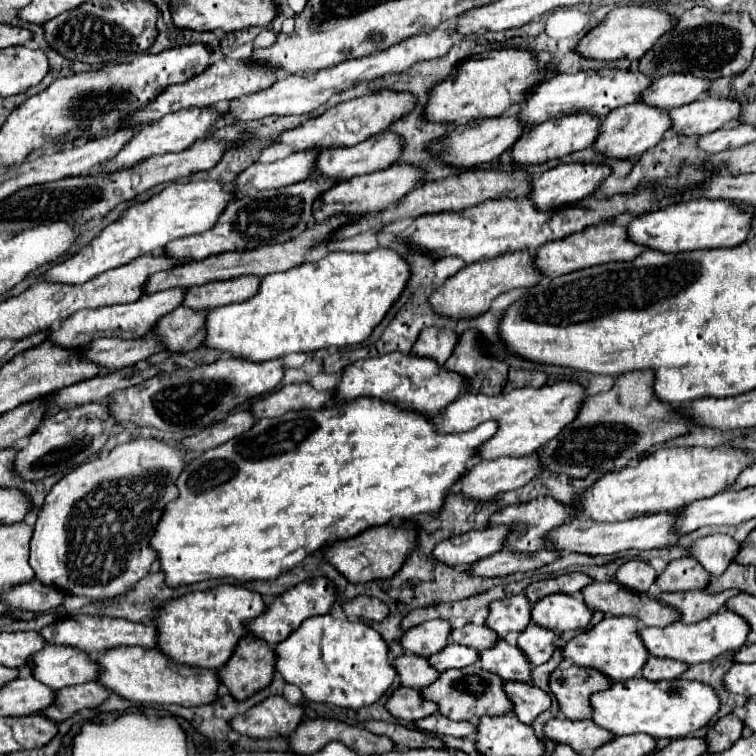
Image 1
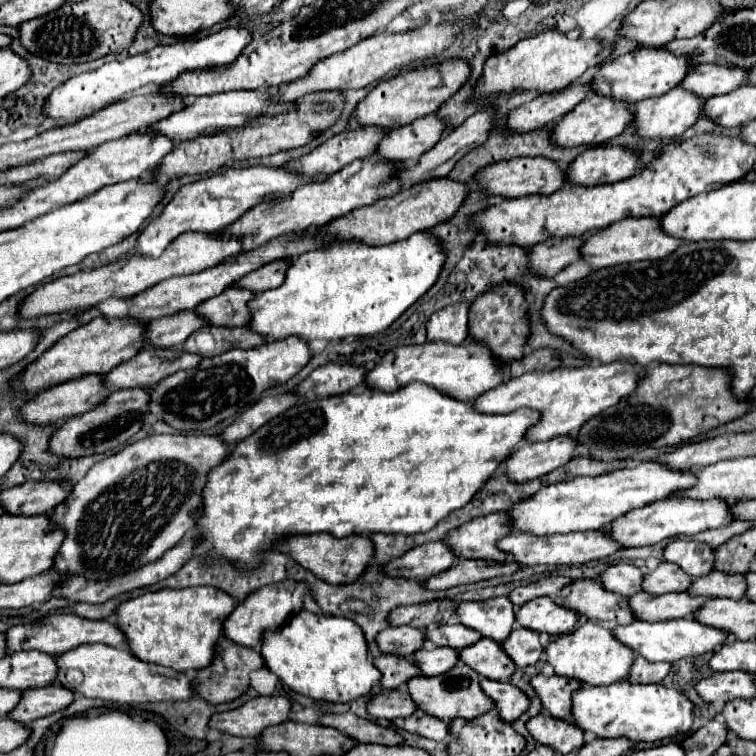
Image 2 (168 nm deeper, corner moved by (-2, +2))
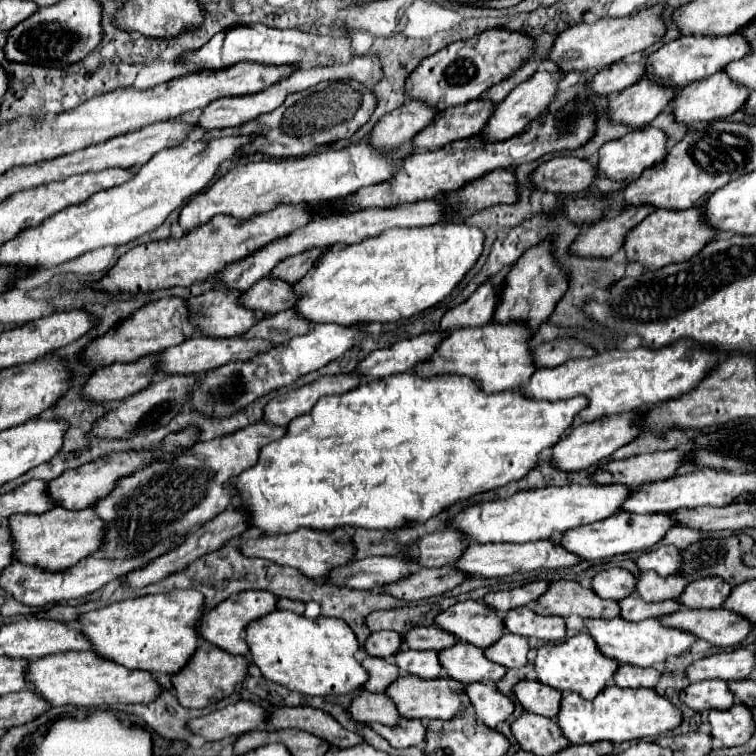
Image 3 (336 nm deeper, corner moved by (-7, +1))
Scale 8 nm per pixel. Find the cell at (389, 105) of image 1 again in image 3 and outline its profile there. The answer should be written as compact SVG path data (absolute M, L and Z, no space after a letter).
M507 29L483 31L481 35L451 43L435 55L425 57L421 65L411 73L409 81L405 81L405 89L409 89L409 99L423 101L435 111L463 105L471 99L479 99L485 89L509 77L529 55L531 47L533 41L519 33L511 33Z

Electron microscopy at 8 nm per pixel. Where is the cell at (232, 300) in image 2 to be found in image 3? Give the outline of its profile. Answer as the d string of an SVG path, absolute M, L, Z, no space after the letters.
M265 277L257 281L249 291L241 295L241 305L247 309L257 309L265 315L277 315L287 311L295 303L295 293L289 283Z

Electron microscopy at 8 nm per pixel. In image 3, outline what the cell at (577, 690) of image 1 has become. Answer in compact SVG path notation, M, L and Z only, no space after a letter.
M519 681L515 687L515 697L521 701L525 711L537 713L549 719L555 719L559 709L561 709L561 691L559 689L549 689L547 685L541 685L539 681Z

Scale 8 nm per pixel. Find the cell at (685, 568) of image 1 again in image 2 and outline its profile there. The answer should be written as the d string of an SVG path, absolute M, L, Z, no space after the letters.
M660 562L660 566L654 572L644 574L642 590L654 596L660 596L668 592L684 592L688 590L688 584L690 584L690 576L686 572L680 572L676 564Z

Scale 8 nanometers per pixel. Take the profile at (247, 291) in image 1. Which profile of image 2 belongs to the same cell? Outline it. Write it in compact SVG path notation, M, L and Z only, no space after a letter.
M278 260L278 262L266 264L264 268L258 268L256 272L250 272L246 278L238 280L234 286L248 288L248 290L260 294L260 292L264 292L264 290L278 288L278 286L284 282L284 276L286 276L286 270L288 270L288 268L290 268L290 262Z

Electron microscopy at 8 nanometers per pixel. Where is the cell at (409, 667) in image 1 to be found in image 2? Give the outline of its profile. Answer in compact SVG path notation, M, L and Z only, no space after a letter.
M378 656L374 658L374 666L382 672L380 684L386 690L402 688L406 680L420 674L420 670L412 664L412 660L406 660L402 656Z

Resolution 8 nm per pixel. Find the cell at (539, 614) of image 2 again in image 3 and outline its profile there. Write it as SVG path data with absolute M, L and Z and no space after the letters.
M517 607L505 615L505 629L523 637L537 637L541 641L563 641L567 627L561 617L545 617L531 607Z

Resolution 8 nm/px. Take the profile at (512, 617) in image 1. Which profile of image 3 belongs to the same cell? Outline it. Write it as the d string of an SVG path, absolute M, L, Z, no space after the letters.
M483 601L451 605L447 611L435 617L435 625L481 649L497 643L505 631L503 617L495 609L489 609L489 605Z

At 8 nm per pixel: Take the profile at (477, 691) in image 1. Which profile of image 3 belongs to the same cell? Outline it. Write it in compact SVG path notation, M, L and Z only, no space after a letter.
M403 675L395 683L389 685L387 695L397 705L401 717L407 719L449 719L457 715L461 709L469 709L469 697L465 697L465 685L459 681L453 681L451 677L439 677L439 679L419 679L413 675Z

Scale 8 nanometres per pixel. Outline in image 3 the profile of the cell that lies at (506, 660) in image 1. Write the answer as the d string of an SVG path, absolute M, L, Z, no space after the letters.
M457 643L451 649L443 649L439 653L443 669L457 681L469 685L475 681L489 681L497 683L507 669L497 665L485 657L483 649L477 649L469 643Z

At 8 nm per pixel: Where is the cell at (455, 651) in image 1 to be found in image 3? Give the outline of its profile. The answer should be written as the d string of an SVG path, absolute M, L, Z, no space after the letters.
M401 649L395 655L395 663L401 675L415 675L421 679L437 679L441 675L441 661L437 659L437 651L413 651Z

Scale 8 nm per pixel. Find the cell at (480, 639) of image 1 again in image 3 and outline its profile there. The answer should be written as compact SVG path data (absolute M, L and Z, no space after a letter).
M435 625L431 627L415 627L405 635L405 645L409 649L419 649L419 651L427 651L427 649L449 649L453 645L457 645L457 637L451 637L451 633L445 633L443 629L437 629Z

